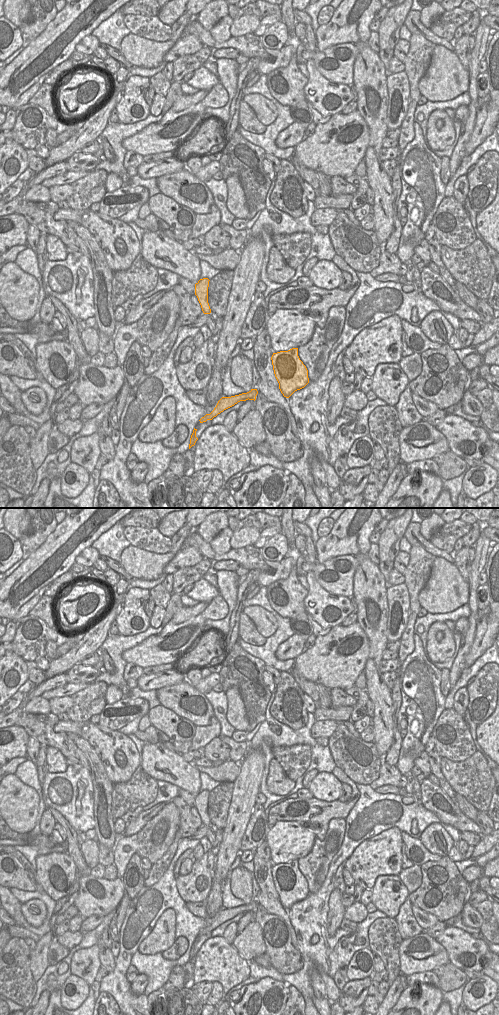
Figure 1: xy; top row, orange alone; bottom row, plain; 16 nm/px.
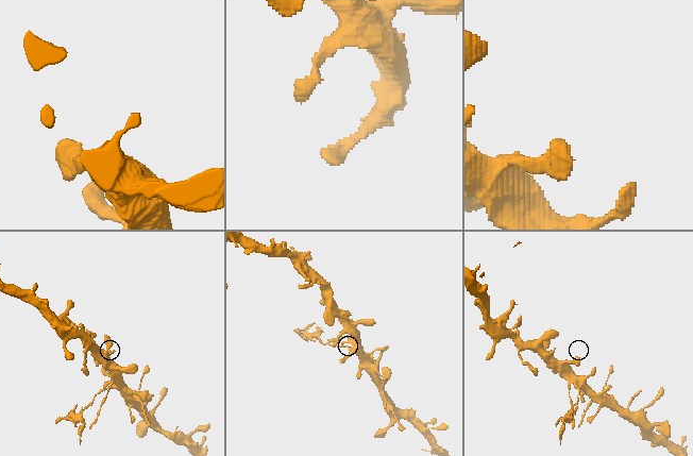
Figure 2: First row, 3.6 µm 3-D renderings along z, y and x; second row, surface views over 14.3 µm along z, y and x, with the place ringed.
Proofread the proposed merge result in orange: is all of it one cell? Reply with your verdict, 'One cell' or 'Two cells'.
Two cells

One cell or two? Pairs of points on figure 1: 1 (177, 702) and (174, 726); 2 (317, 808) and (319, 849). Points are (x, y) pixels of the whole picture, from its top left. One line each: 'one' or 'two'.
1: two
2: two

